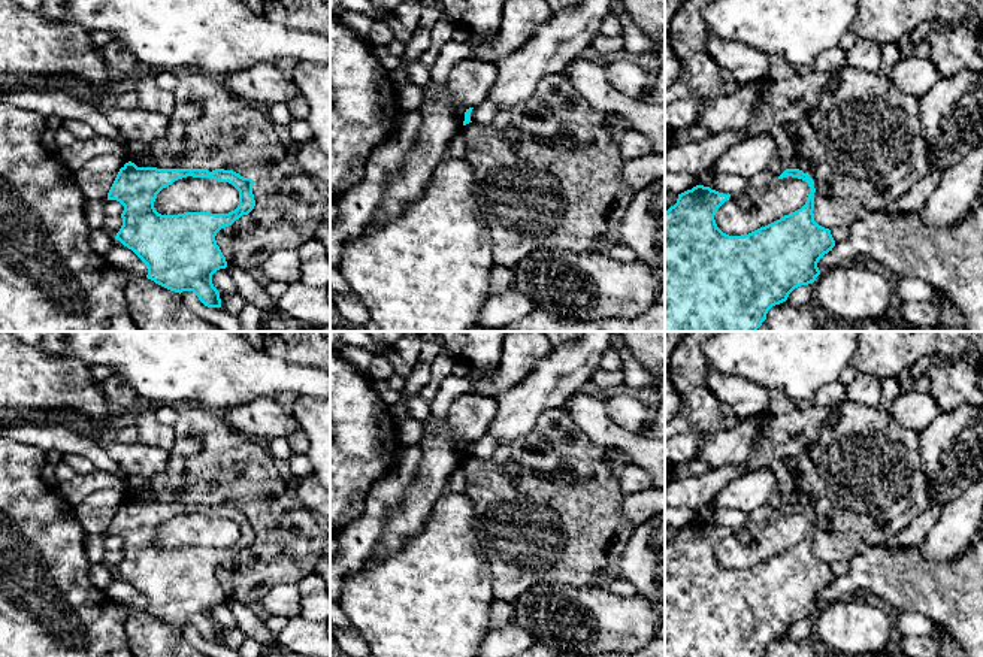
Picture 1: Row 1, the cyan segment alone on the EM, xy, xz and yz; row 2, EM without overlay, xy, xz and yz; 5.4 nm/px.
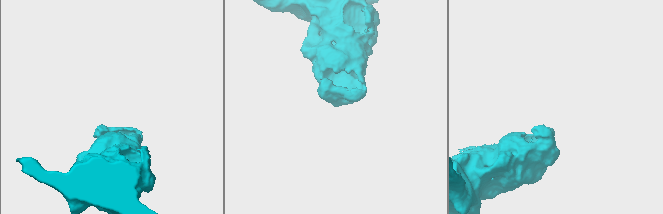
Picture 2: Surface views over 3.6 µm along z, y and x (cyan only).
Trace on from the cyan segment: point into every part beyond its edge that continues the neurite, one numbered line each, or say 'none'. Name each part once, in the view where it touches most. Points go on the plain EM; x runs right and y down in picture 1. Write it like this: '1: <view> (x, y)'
none

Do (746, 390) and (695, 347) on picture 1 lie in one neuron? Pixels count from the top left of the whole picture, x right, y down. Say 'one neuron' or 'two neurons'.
two neurons

